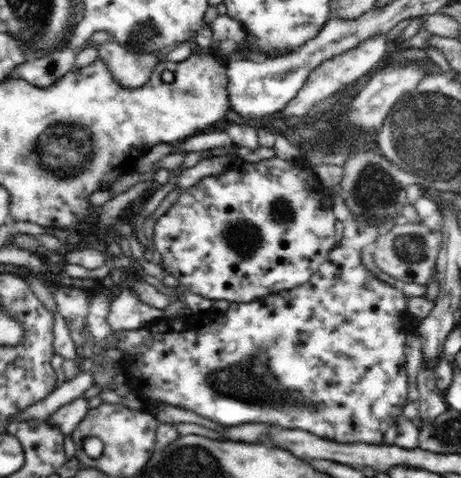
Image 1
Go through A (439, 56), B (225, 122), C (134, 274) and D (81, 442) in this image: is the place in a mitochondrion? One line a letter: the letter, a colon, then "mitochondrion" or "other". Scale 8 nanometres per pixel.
A: other
B: other
C: other
D: other

